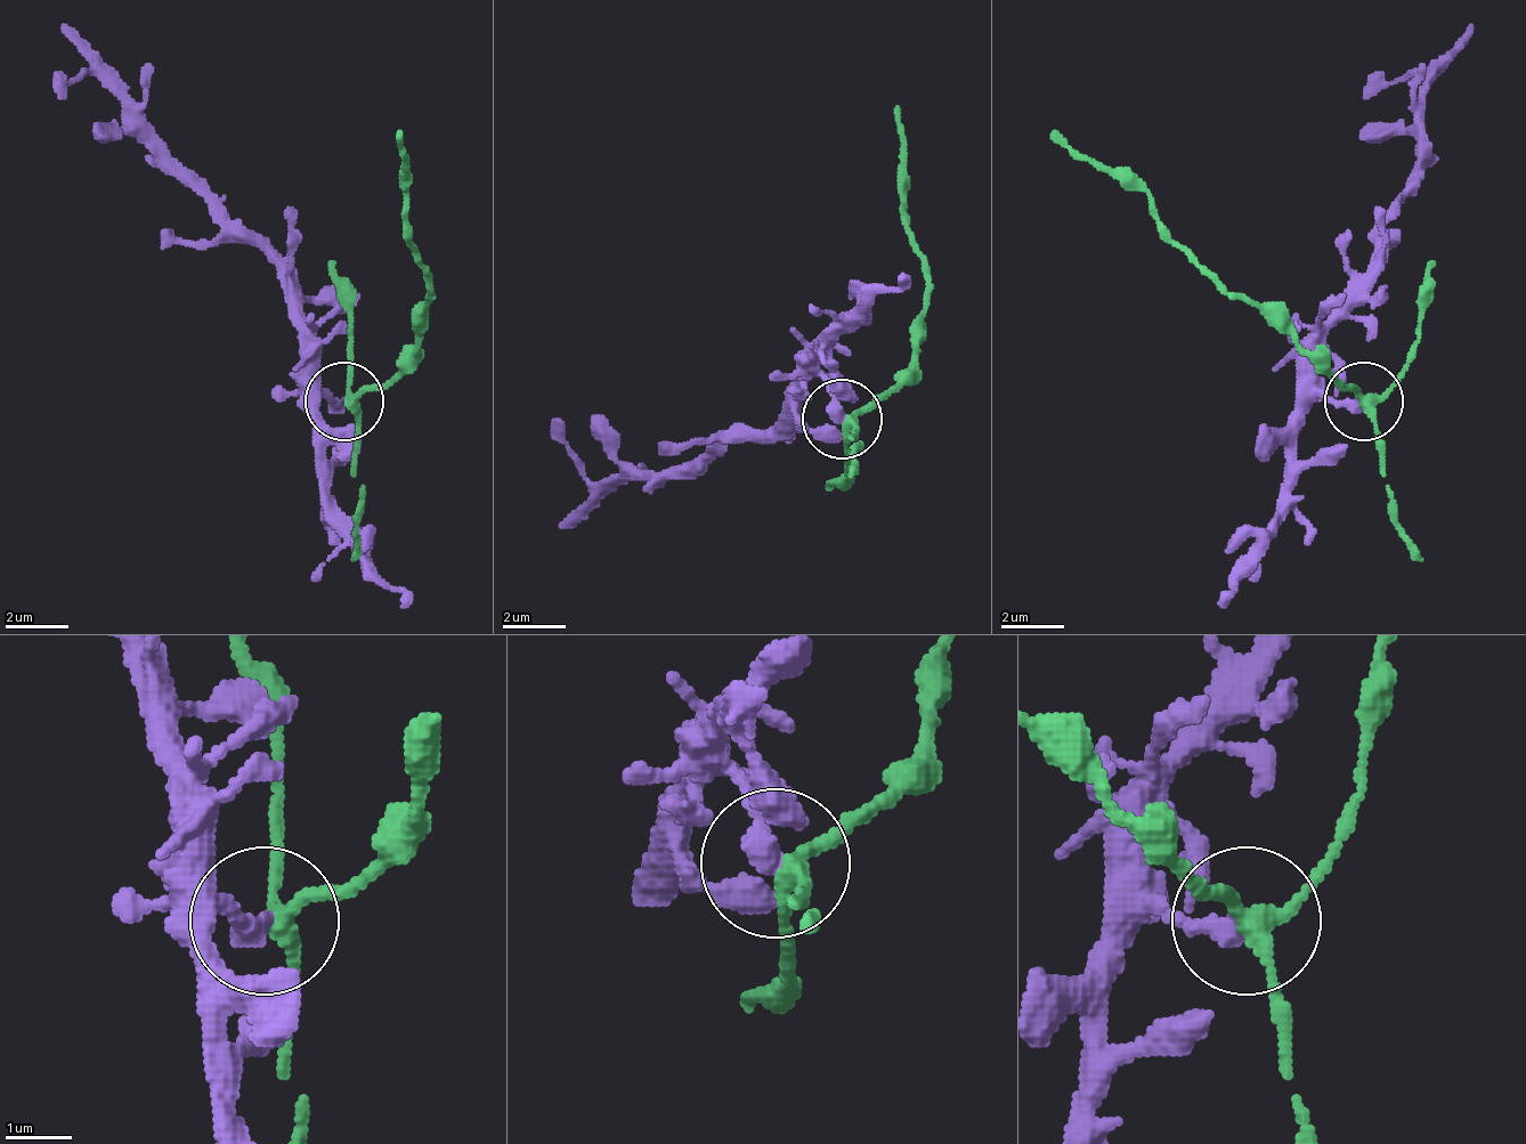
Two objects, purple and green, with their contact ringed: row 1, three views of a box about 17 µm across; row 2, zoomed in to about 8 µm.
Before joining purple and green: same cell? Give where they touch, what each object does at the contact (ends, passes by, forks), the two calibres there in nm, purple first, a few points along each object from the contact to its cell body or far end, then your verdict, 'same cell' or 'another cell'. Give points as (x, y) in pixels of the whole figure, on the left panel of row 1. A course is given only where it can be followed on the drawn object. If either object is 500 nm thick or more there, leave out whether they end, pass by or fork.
at (345, 400); purple ends there; green forks there; 360 nm thick on the purple side, 220 nm on the other; purple runs (342, 399), (318, 383), (310, 327), (294, 280), (88, 73), (56, 97); green runs (342, 399), (414, 351), (429, 303), (429, 264), (406, 193), (398, 137); same cell

